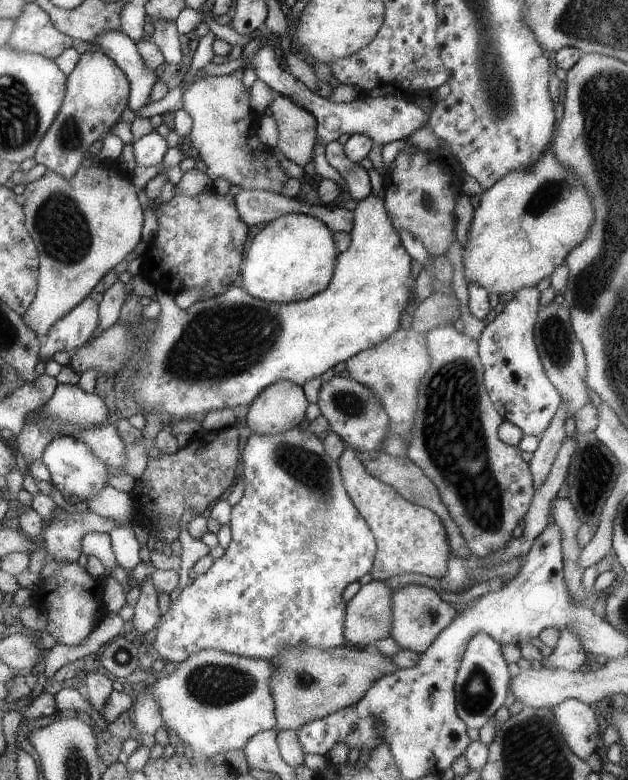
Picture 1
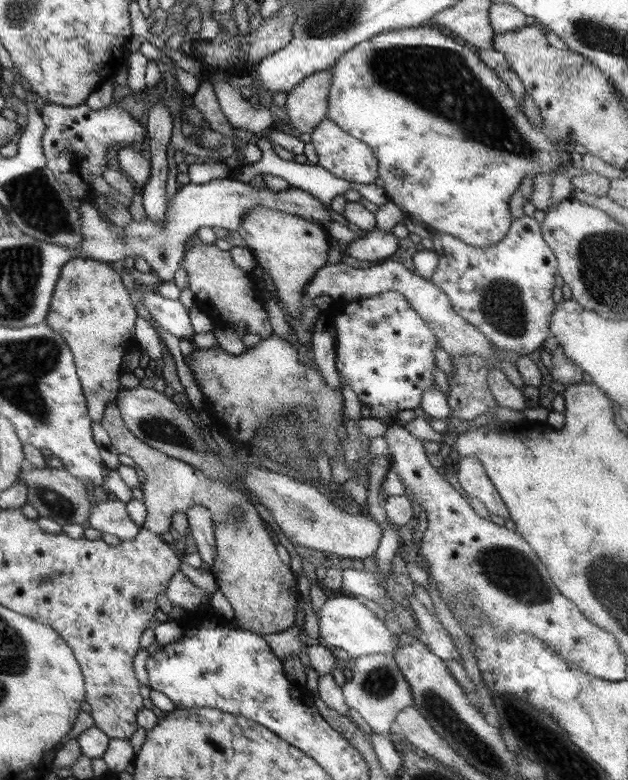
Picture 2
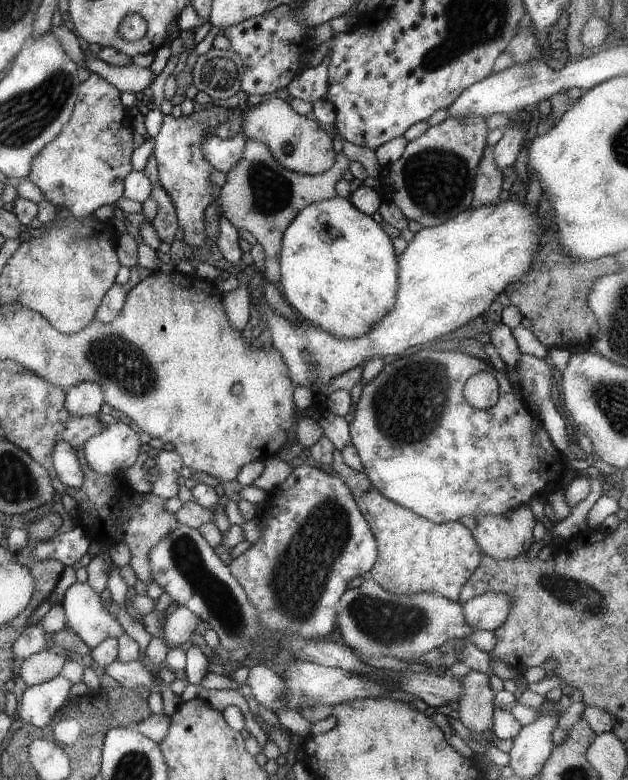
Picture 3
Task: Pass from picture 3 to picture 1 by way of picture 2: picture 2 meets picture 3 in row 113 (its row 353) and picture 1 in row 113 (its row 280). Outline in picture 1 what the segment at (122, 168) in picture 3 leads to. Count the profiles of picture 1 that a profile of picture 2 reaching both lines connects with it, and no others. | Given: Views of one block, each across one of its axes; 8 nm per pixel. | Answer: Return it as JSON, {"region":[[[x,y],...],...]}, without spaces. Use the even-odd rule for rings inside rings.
{"region":[[[87,51],[79,55],[73,70],[66,76],[65,90],[60,107],[53,117],[53,122],[45,131],[35,154],[32,156],[36,164],[43,164],[46,170],[56,172],[61,178],[69,180],[81,166],[83,154],[89,153],[87,148],[95,142],[102,140],[120,120],[120,114],[128,101],[129,83],[122,70],[101,51]]]}

